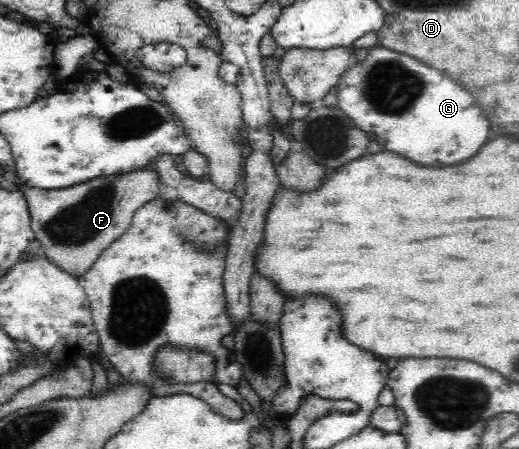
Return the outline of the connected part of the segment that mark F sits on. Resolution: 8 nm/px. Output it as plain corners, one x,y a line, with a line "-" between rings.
148,164
142,170
97,178
86,184
64,188
62,192
42,192
18,183
19,191
26,192
24,197
30,196
32,230
36,240
40,240
46,256
64,270
78,276
82,276
94,264
104,248
108,248
120,234
124,234
134,212
142,208
146,200
151,201
158,196
161,183
153,164

